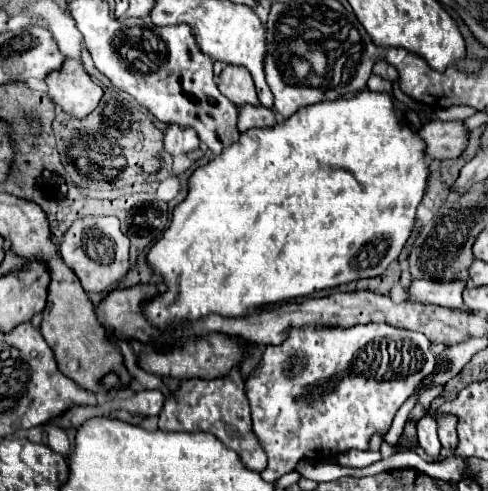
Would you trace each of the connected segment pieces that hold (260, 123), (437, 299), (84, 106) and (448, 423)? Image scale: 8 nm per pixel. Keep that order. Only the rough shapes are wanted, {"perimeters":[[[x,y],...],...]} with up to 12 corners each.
{"perimeters":[[[242,107],[238,129],[274,127],[276,117],[268,107]],[[410,281],[406,295],[420,303],[464,307],[462,281]],[[76,59],[46,75],[50,101],[82,119],[102,99]],[[434,415],[444,449],[458,447],[454,415]]]}

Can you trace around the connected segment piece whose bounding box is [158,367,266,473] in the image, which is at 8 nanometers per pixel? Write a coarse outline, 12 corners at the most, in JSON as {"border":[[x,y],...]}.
{"border":[[240,369],[184,379],[162,431],[212,433],[264,471]]}

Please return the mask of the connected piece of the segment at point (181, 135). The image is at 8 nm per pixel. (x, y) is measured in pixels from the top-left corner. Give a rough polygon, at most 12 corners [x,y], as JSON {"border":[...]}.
{"border":[[170,125],[164,135],[168,155],[190,153],[200,147],[194,129]]}

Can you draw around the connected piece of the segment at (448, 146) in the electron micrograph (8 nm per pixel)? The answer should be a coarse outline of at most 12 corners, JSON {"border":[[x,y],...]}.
{"border":[[432,119],[418,135],[430,159],[454,159],[468,141],[462,121]]}

